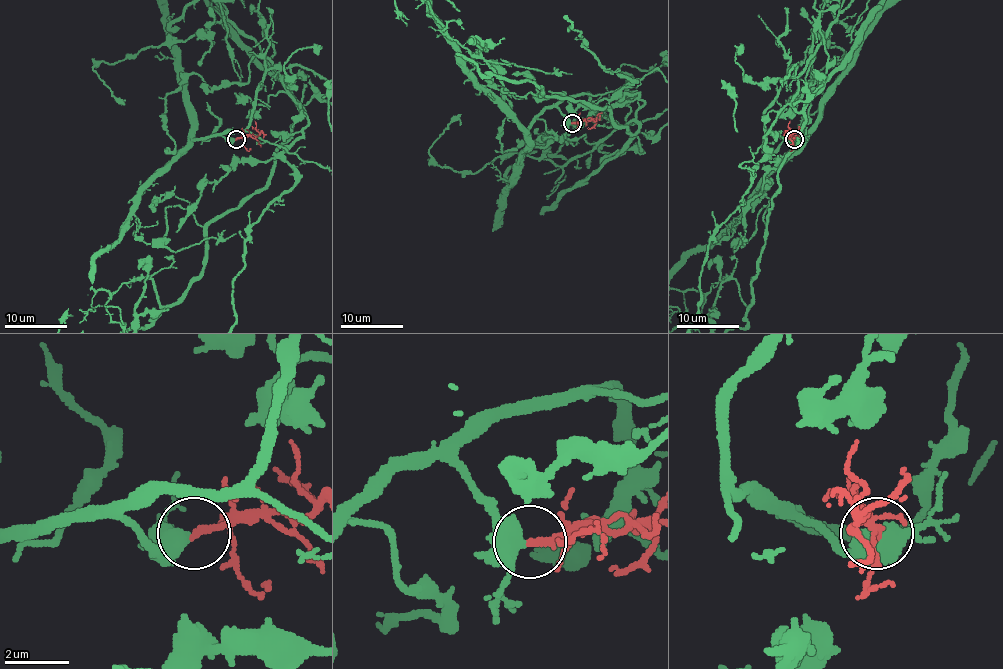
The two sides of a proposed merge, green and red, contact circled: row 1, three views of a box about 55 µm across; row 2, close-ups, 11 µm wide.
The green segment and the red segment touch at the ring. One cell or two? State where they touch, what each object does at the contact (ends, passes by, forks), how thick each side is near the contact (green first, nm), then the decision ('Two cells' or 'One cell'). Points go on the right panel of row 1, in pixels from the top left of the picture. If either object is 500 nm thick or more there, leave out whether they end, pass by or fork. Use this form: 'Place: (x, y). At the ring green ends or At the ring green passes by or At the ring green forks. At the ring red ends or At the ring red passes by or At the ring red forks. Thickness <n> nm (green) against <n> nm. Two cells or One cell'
Place: (794, 139). At the ring green passes by. At the ring red ends. Thickness 460 nm (green) against 220 nm. One cell

